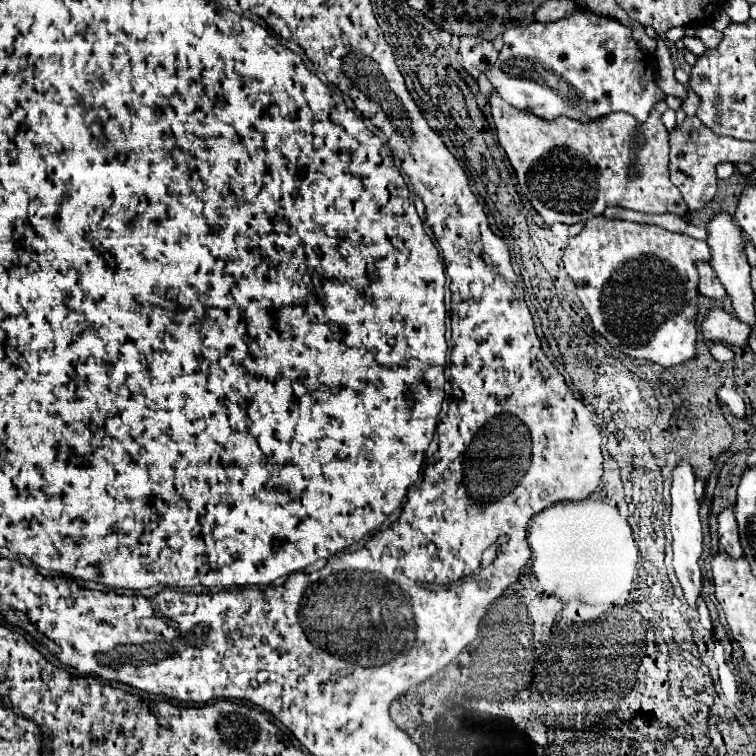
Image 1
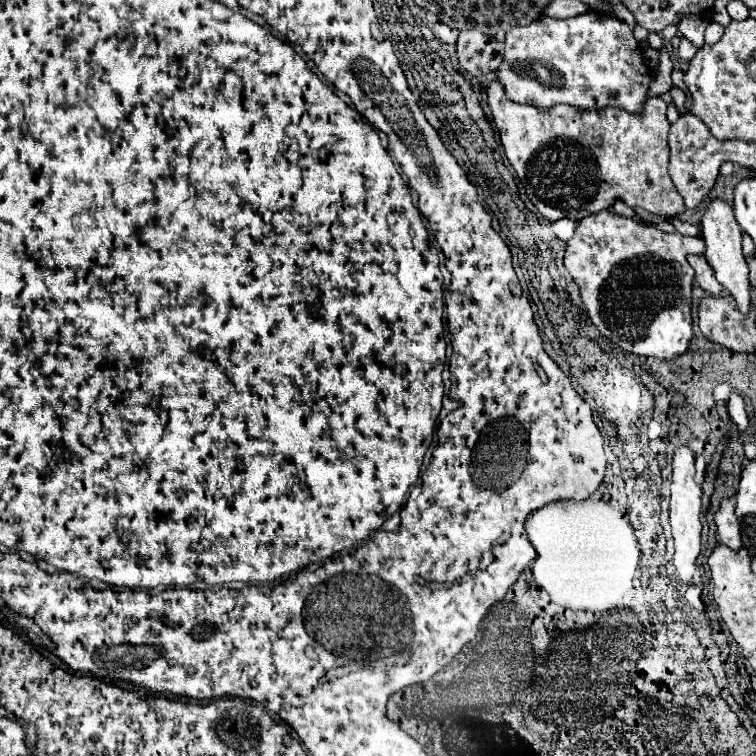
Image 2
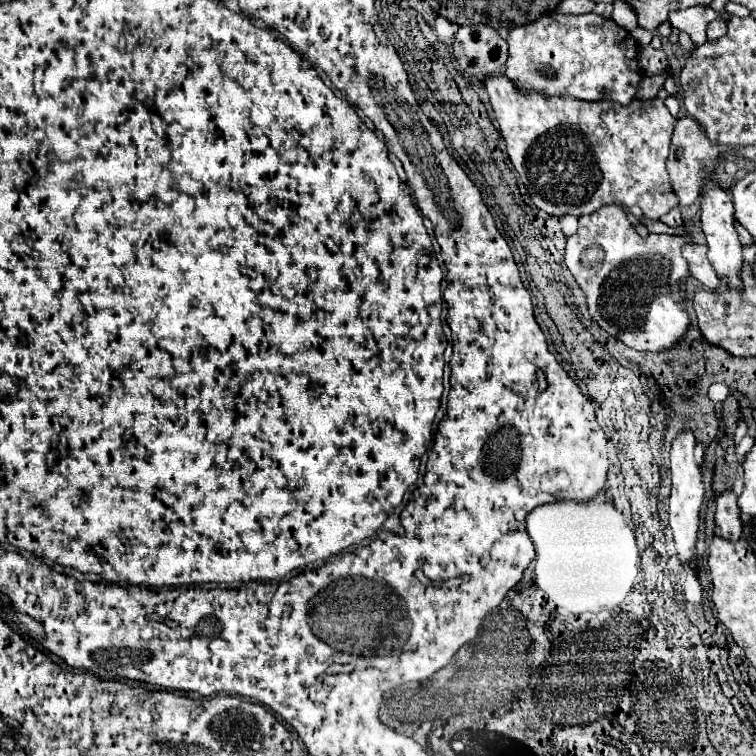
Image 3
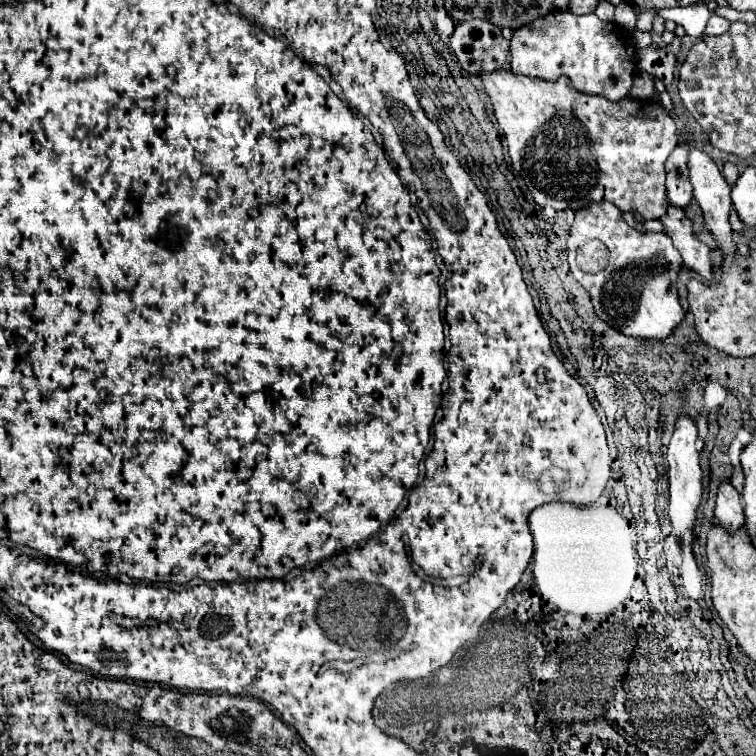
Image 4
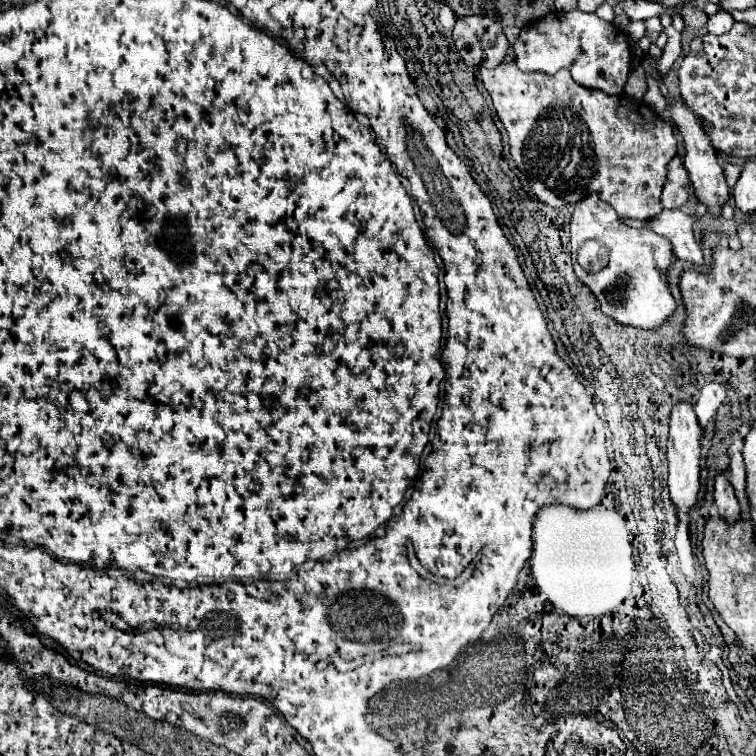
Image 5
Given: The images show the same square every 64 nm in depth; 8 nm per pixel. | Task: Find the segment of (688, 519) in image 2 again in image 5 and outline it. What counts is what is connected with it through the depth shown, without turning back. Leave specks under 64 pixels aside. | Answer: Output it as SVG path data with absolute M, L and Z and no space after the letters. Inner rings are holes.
M678 402L670 412L670 434L668 434L668 488L678 512L688 512L696 504L700 490L700 436L702 426L696 418L694 406L690 402Z

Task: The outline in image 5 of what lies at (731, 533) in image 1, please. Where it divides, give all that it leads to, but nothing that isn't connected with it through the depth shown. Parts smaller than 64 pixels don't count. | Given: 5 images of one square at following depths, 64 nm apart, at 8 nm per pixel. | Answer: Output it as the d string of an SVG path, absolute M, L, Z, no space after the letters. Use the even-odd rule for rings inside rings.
M718 472L714 478L714 502L718 506L718 514L728 522L736 522L742 516L734 488L724 472Z

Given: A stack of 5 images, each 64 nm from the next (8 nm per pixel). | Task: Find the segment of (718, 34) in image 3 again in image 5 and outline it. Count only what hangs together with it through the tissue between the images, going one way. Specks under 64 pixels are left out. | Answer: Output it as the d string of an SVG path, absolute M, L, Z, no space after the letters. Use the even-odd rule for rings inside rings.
M718 10L714 16L708 18L706 28L708 28L710 34L724 34L724 32L728 32L728 30L734 26L734 22L736 22L736 20L732 18L732 14Z

